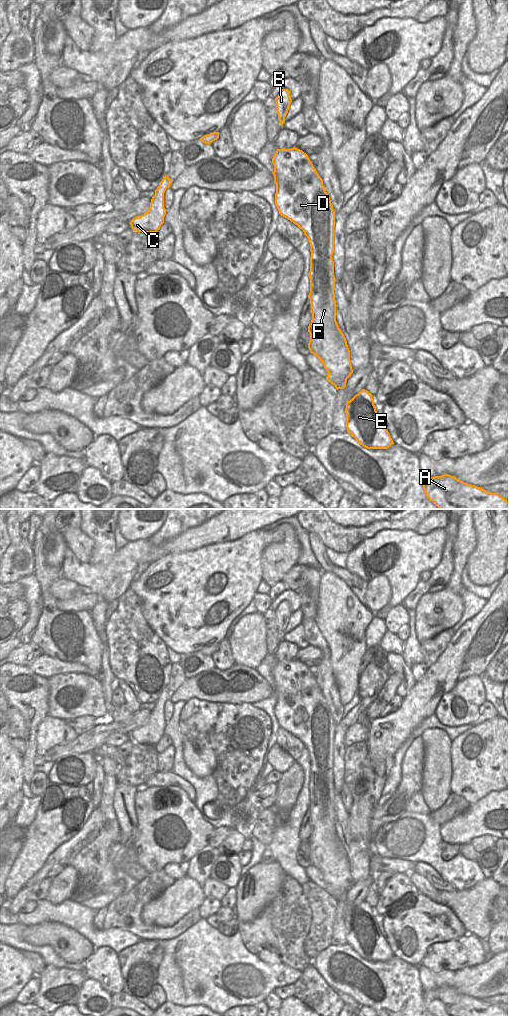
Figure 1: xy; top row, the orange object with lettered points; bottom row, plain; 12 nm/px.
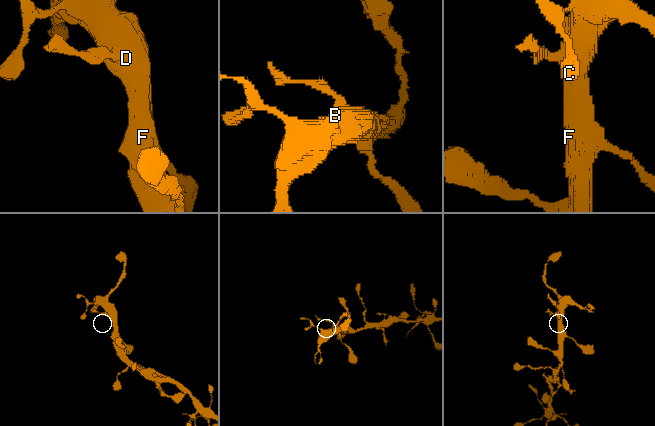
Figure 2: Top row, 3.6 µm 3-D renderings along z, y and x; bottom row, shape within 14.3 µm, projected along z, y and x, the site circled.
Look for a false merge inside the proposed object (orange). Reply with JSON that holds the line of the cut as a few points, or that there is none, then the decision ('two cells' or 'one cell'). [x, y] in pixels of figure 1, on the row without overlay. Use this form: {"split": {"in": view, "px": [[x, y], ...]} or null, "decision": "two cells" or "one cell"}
{"split": null, "decision": "one cell"}

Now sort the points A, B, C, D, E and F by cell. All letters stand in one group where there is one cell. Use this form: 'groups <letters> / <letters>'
groups A B C D E F

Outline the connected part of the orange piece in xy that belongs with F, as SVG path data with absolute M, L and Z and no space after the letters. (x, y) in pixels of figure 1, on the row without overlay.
M277 661L272 675L274 695L276 696L275 717L279 726L303 742L310 755L310 805L312 832L308 838L310 853L308 860L323 875L328 887L326 892L335 900L344 901L347 891L353 885L350 862L346 850L336 833L334 773L335 723L323 692L317 685L308 667L302 662Z

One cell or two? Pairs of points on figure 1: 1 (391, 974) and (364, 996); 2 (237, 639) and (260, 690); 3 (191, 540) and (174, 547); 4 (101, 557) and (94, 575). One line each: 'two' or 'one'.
1: one
2: two
3: one
4: two

